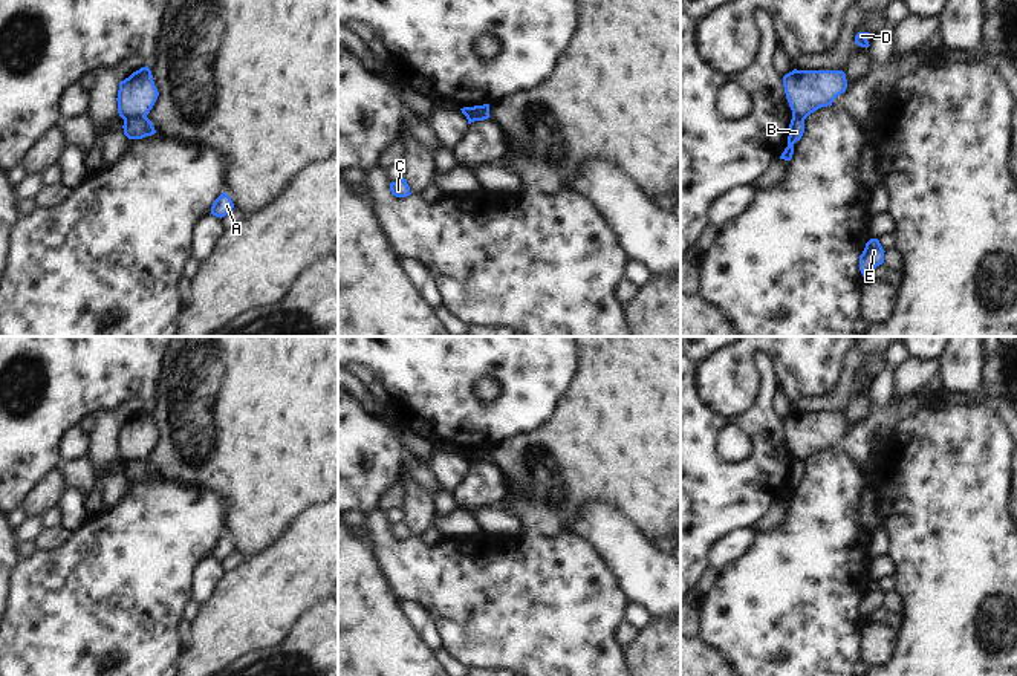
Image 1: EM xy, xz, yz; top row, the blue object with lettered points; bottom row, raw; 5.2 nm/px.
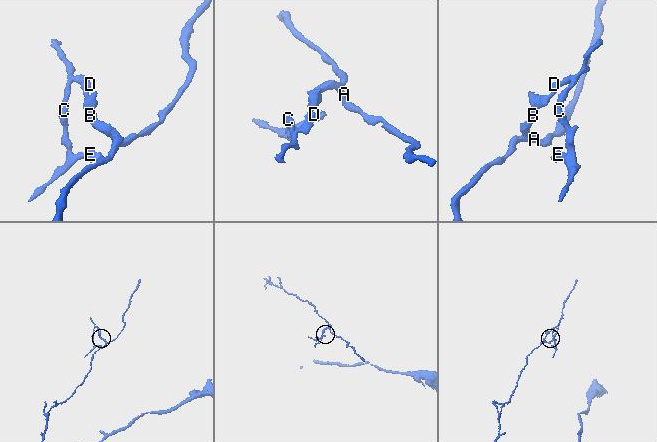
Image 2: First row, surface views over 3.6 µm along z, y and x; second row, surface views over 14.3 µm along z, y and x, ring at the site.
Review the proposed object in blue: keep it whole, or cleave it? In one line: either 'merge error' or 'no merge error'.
merge error

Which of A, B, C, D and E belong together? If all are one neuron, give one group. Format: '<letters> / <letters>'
A B / C D E

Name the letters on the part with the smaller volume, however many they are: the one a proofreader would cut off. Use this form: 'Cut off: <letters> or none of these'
Cut off: C, D, E

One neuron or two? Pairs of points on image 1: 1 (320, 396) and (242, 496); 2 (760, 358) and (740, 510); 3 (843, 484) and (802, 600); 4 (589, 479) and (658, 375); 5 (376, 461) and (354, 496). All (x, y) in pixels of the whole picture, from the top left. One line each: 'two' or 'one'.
1: one
2: one
3: one
4: one
5: one

